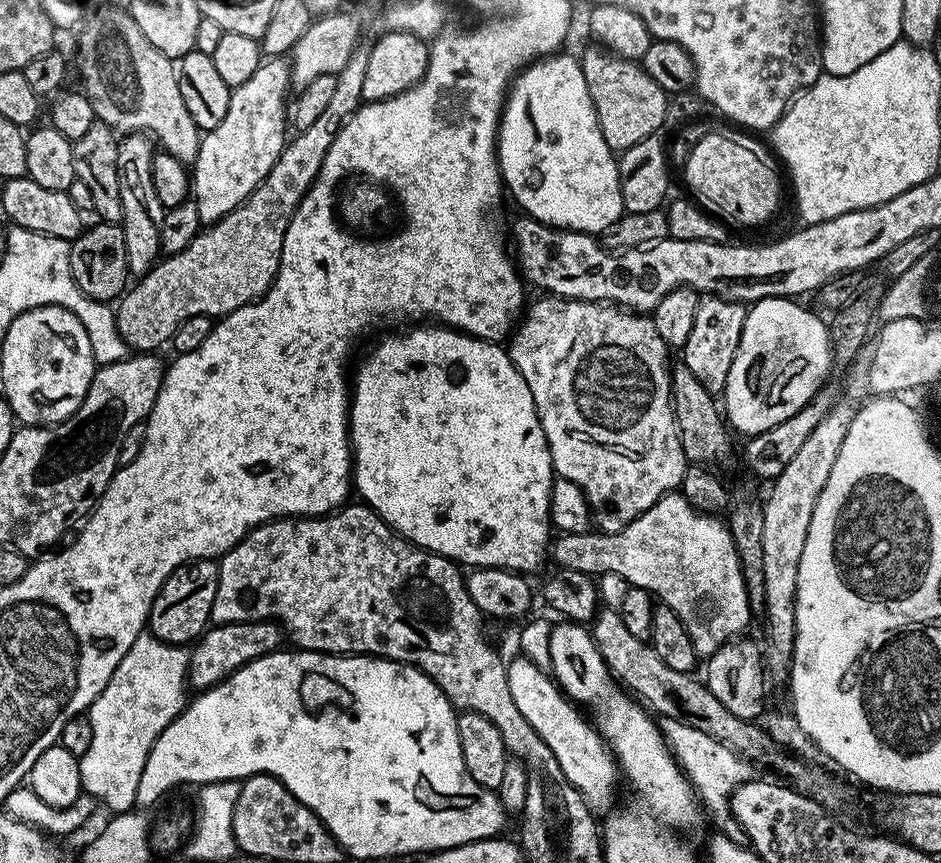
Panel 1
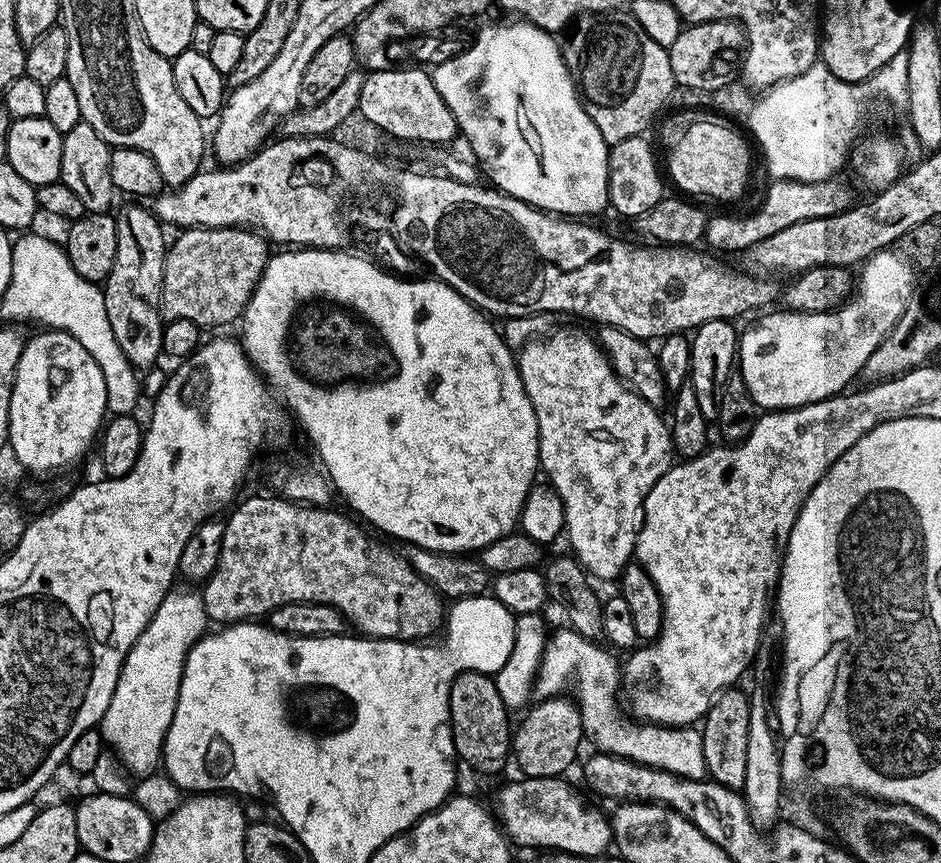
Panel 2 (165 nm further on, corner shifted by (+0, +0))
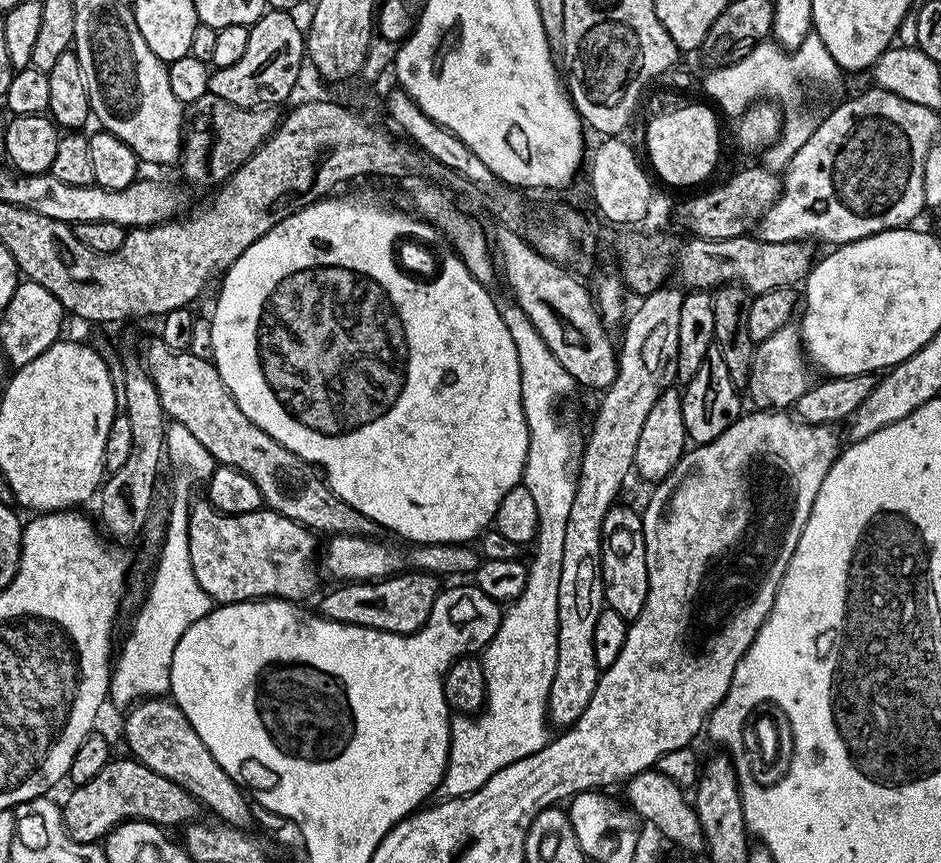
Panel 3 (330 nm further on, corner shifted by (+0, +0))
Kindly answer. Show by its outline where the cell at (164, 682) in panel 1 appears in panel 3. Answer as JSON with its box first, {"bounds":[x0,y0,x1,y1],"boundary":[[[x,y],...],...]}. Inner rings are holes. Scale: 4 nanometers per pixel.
{"bounds":[108,422,218,710],"boundary":[[[175,422],[167,425],[164,434],[164,450],[166,453],[166,464],[167,467],[172,467],[172,505],[168,508],[168,520],[164,524],[164,538],[162,543],[159,545],[158,551],[160,551],[160,557],[156,560],[156,569],[152,572],[152,585],[148,588],[148,597],[144,600],[144,605],[140,608],[140,613],[136,616],[136,621],[132,624],[132,629],[128,632],[128,637],[124,640],[124,645],[119,645],[118,651],[114,656],[114,663],[112,666],[112,678],[108,681],[108,695],[111,703],[116,703],[121,710],[127,709],[129,706],[149,698],[164,698],[169,695],[170,692],[170,670],[172,669],[172,663],[174,662],[174,650],[178,650],[178,642],[182,642],[182,634],[186,634],[186,630],[194,622],[198,622],[207,614],[211,612],[214,607],[214,601],[206,594],[206,590],[202,590],[202,586],[198,586],[198,578],[194,578],[194,566],[190,566],[190,510],[194,503],[194,495],[192,491],[195,490],[196,484],[200,486],[207,485],[208,479],[212,476],[212,471],[215,470],[218,465],[214,457],[210,454],[210,450],[206,450],[206,446],[202,446],[202,442],[198,442],[198,438],[194,438],[194,434],[190,434],[190,430],[186,430],[186,426],[177,424]]]}

